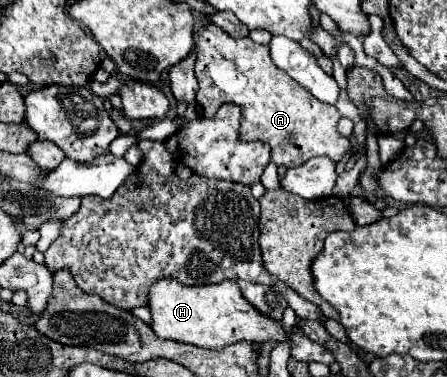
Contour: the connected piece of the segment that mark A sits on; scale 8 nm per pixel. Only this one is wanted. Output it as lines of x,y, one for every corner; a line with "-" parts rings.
207,24
197,32
195,52
195,78
199,82
197,104
203,116
215,116
217,108
225,102
241,106
243,122
239,138
267,142
271,146
271,160
277,166
295,168
315,156
341,162
351,150
349,138
337,132
337,122
341,118
337,108
323,104
299,82
279,70
269,56
269,46
255,44
251,38
235,40
217,26

